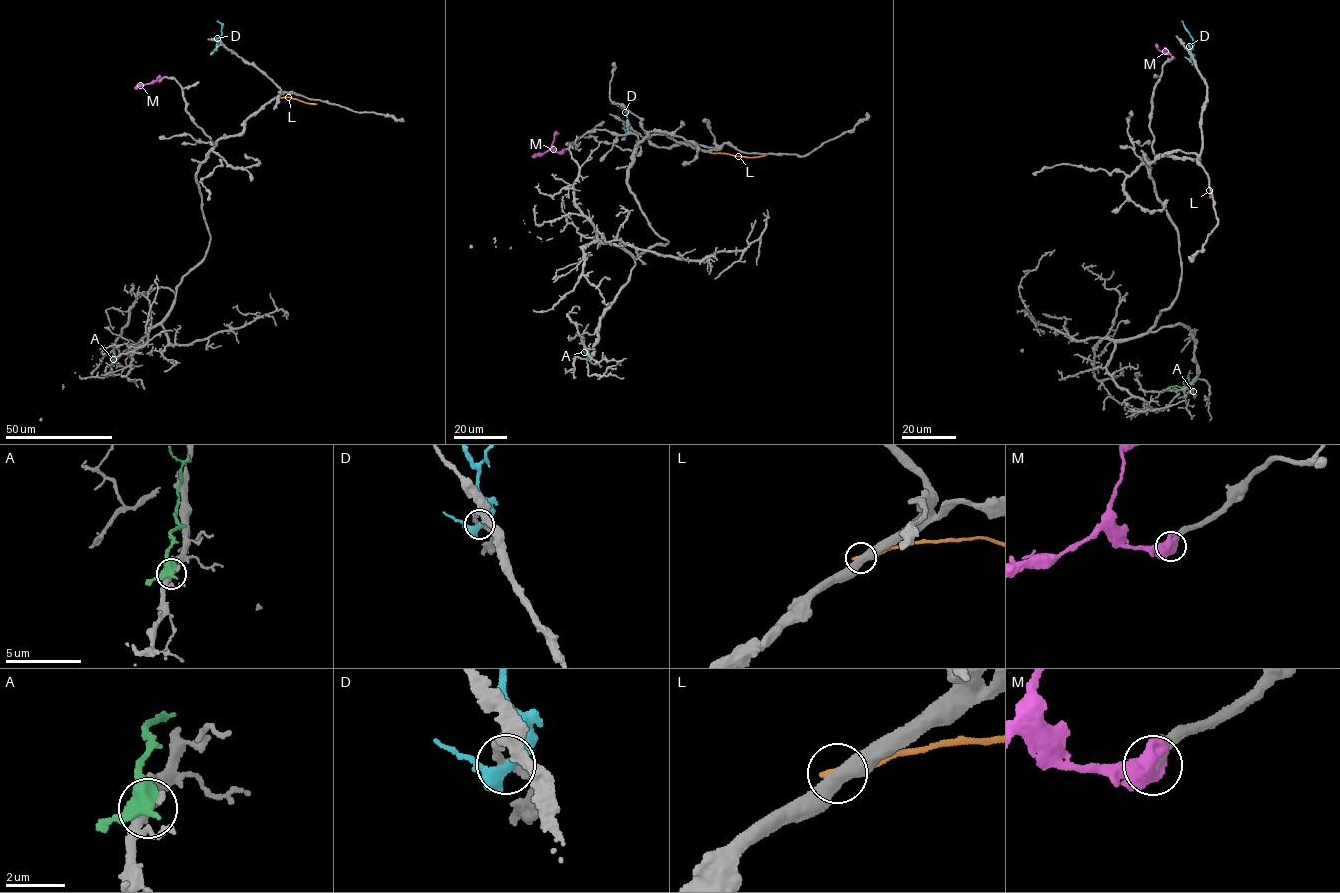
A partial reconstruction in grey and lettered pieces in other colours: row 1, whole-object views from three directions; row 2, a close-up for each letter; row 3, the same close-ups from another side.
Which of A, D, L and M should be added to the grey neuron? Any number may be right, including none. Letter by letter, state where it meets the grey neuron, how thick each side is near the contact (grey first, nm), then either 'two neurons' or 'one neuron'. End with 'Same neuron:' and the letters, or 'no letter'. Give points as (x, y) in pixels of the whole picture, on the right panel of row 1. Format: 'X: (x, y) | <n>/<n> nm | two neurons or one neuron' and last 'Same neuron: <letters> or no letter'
A: (1168, 389) | 260/480 nm | two neurons
D: (1191, 59) | 220/320 nm | two neurons
L: (1195, 159) | 480/190 nm | two neurons
M: (1173, 58) | 550/480 nm | one neuron
Same neuron: M

